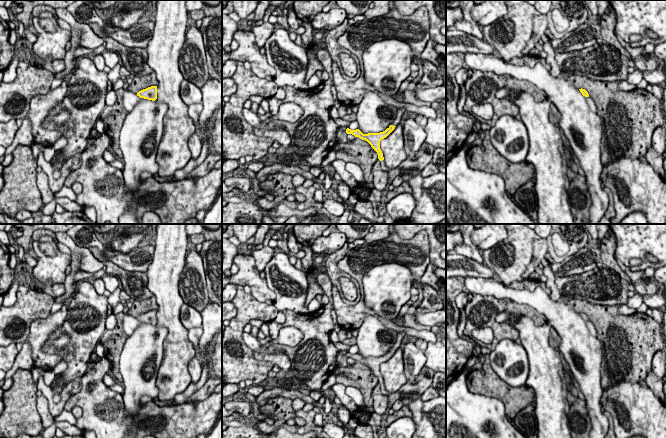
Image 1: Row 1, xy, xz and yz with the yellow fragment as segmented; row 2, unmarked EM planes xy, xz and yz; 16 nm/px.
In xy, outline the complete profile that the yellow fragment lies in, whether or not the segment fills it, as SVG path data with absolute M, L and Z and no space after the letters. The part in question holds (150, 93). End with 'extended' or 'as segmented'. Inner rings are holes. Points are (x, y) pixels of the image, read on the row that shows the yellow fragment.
M151 86L137 93L140 98L155 101L157 99L157 86Z; as segmented

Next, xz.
M401 108L397 110L397 115L393 123L383 132L380 133L368 133L363 134L359 129L351 130L349 128L346 129L347 134L352 134L355 137L359 137L362 140L367 141L371 147L377 152L378 159L380 160L381 169L384 171L389 171L390 169L385 165L383 153L380 149L380 141L386 138L394 129L395 127L402 123L402 115L405 112L405 108Z; extended

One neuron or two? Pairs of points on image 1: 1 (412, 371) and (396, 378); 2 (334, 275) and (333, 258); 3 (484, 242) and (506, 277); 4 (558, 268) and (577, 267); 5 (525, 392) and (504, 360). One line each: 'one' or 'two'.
1: two
2: one
3: two
4: one
5: two

